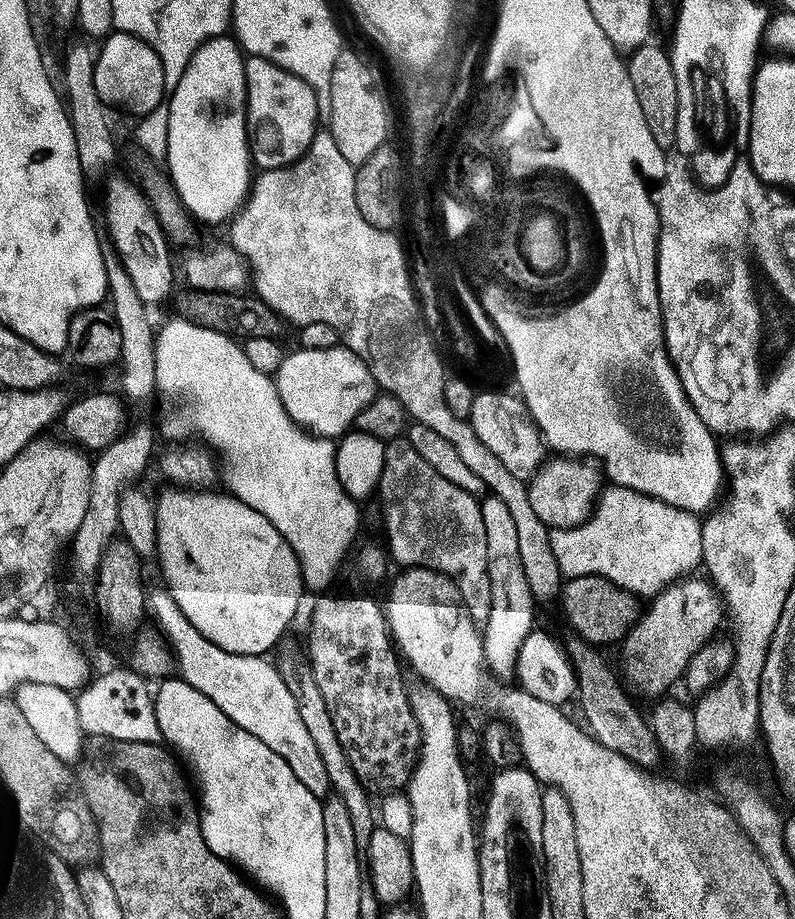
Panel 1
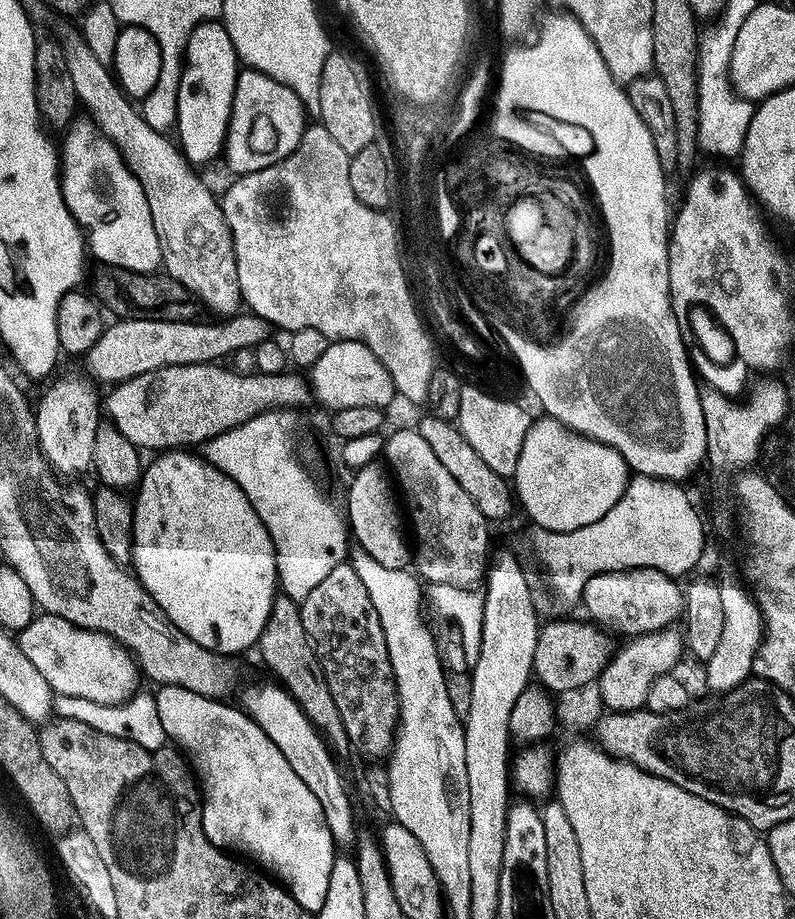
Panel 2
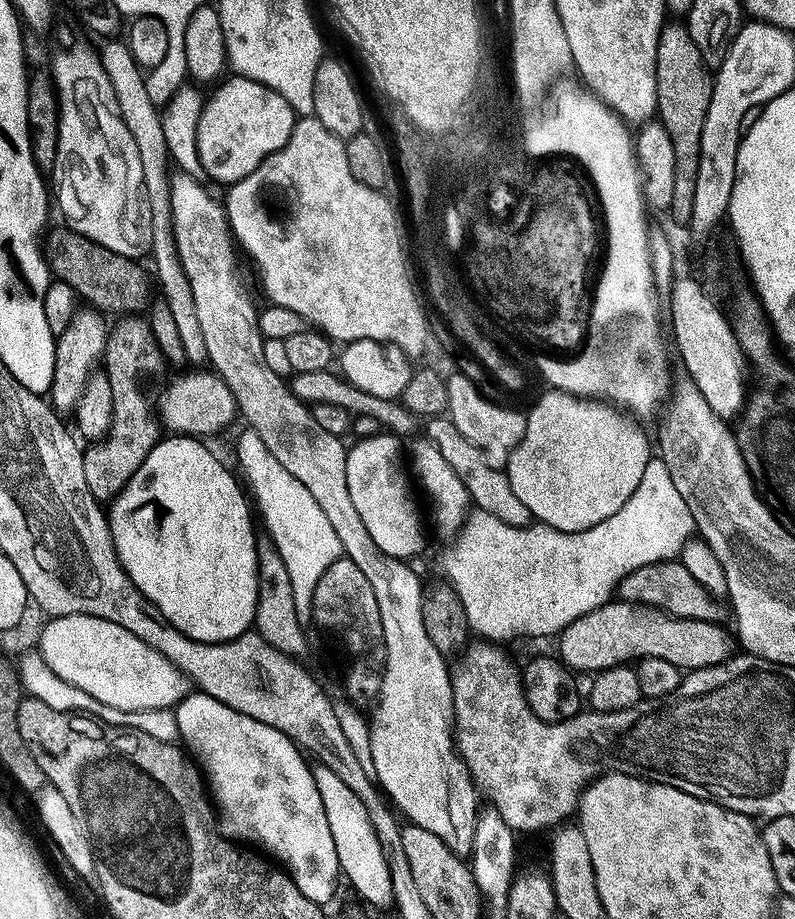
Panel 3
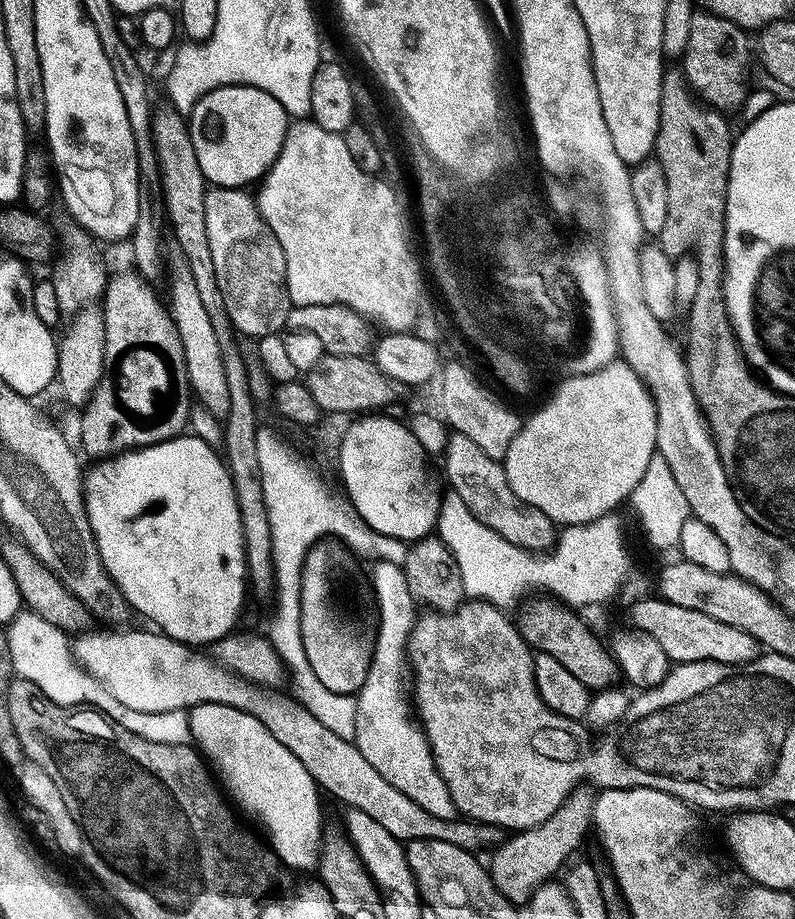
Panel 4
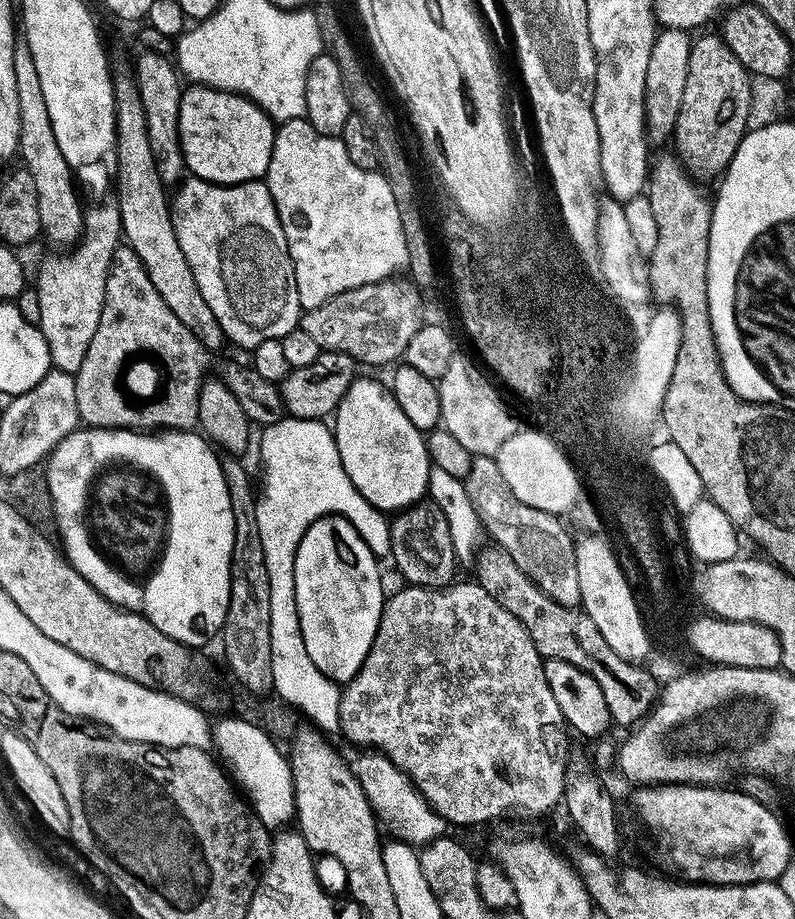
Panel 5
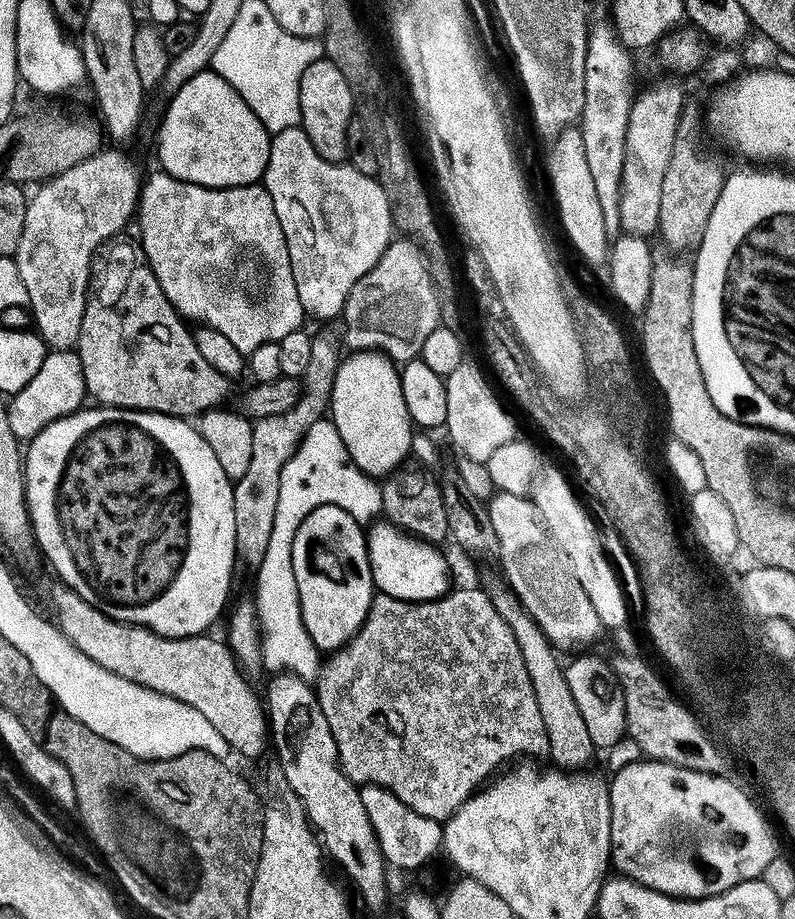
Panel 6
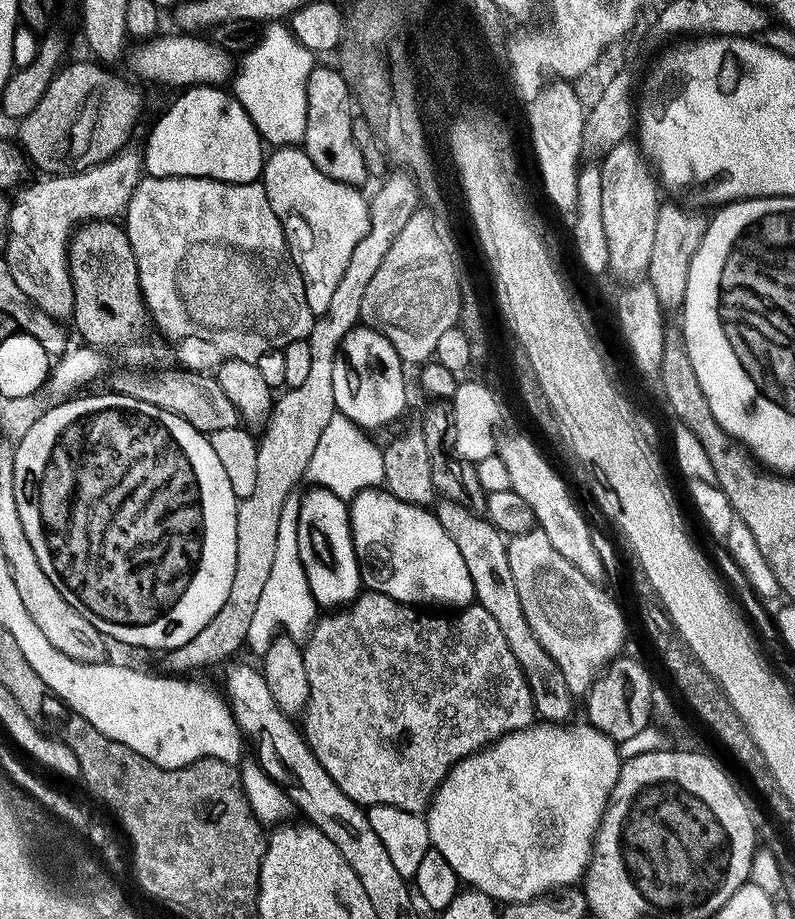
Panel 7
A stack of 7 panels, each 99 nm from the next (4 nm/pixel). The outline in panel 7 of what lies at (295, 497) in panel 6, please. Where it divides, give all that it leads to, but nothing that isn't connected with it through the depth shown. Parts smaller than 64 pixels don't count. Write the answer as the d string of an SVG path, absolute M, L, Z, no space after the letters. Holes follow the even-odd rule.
M339 414L330 418L326 430L322 430L322 438L318 438L318 447L310 458L307 483L318 488L328 488L343 498L357 496L365 488L381 487L384 483L384 453L381 445L376 445L368 436L371 435L354 422L350 422L350 418ZM296 498L282 506L282 522L278 522L278 551L274 553L270 578L266 581L262 599L258 601L254 618L250 621L247 651L263 654L280 633L292 636L296 641L303 641L318 619L320 607L310 590L298 550L299 508L300 500Z

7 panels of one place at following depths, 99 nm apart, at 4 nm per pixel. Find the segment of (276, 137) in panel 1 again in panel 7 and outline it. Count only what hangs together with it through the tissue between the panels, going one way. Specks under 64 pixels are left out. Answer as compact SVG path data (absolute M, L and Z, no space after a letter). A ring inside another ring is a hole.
M198 84L189 86L179 93L180 96L160 117L156 120L156 125L152 128L152 133L148 136L148 145L142 148L142 168L150 176L205 176L211 180L221 180L227 184L255 184L261 179L264 162L266 159L266 144L260 135L260 131L254 126L252 119L246 114L244 107L236 101L235 95L231 91L220 86L210 84Z

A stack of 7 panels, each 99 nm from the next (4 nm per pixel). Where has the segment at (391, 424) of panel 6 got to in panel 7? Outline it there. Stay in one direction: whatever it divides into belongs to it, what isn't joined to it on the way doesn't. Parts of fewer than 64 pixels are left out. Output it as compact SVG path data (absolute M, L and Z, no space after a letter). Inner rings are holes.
M357 326L346 334L334 362L334 402L339 415L362 429L384 428L404 412L408 392L404 389L406 364L378 329Z

